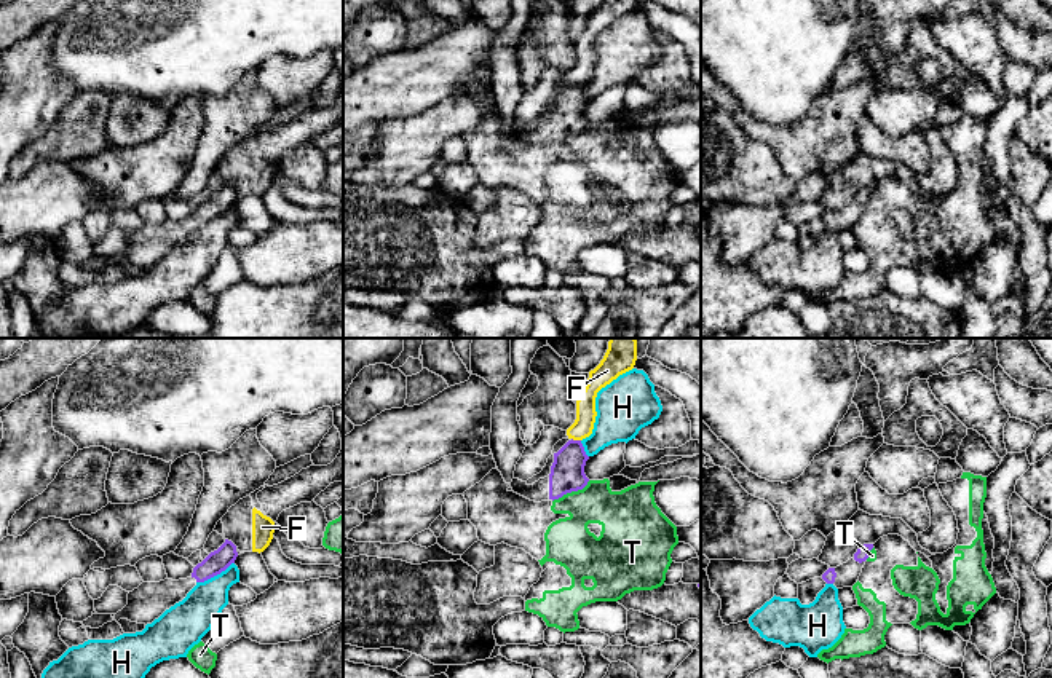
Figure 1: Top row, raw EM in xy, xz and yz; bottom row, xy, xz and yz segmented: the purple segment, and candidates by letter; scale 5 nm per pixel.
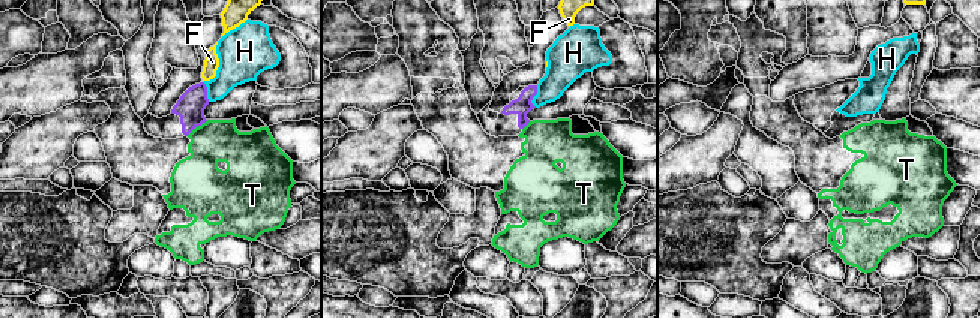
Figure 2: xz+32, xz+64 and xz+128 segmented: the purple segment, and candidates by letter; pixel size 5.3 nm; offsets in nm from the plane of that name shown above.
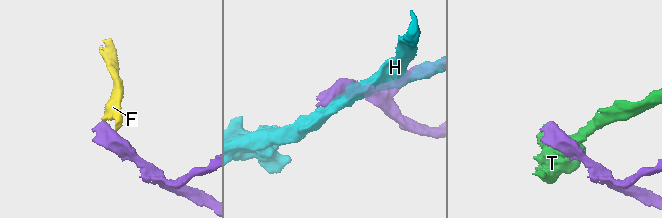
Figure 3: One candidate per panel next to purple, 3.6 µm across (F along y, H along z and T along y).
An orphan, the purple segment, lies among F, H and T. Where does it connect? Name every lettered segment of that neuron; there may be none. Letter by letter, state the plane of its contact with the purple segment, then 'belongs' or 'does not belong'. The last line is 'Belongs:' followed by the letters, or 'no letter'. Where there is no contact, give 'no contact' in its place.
F: xz | does not belong
H: xy | does not belong
T: xz | does not belong
Belongs: no letter

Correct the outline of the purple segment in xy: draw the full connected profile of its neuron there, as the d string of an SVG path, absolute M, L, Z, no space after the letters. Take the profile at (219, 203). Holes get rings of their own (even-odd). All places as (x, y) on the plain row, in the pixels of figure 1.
M225 182L217 193L211 195L193 211L190 220L142 225L137 231L128 236L128 247L115 257L115 263L128 262L137 266L152 266L166 252L182 244L198 225L204 225L225 214L235 206L236 199L236 188Z

